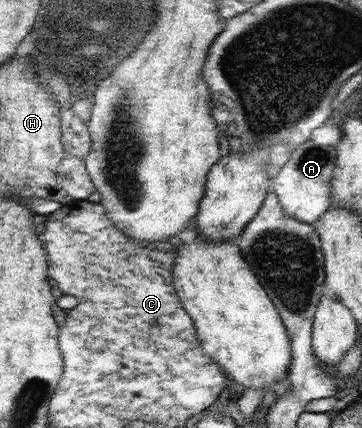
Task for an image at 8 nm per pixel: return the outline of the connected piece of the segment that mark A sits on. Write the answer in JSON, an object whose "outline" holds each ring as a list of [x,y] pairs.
{"outline":[[[311,139],[297,145],[280,173],[271,181],[270,188],[277,194],[281,206],[290,217],[315,225],[319,217],[331,207],[332,177],[336,162],[335,146],[318,144]]]}

